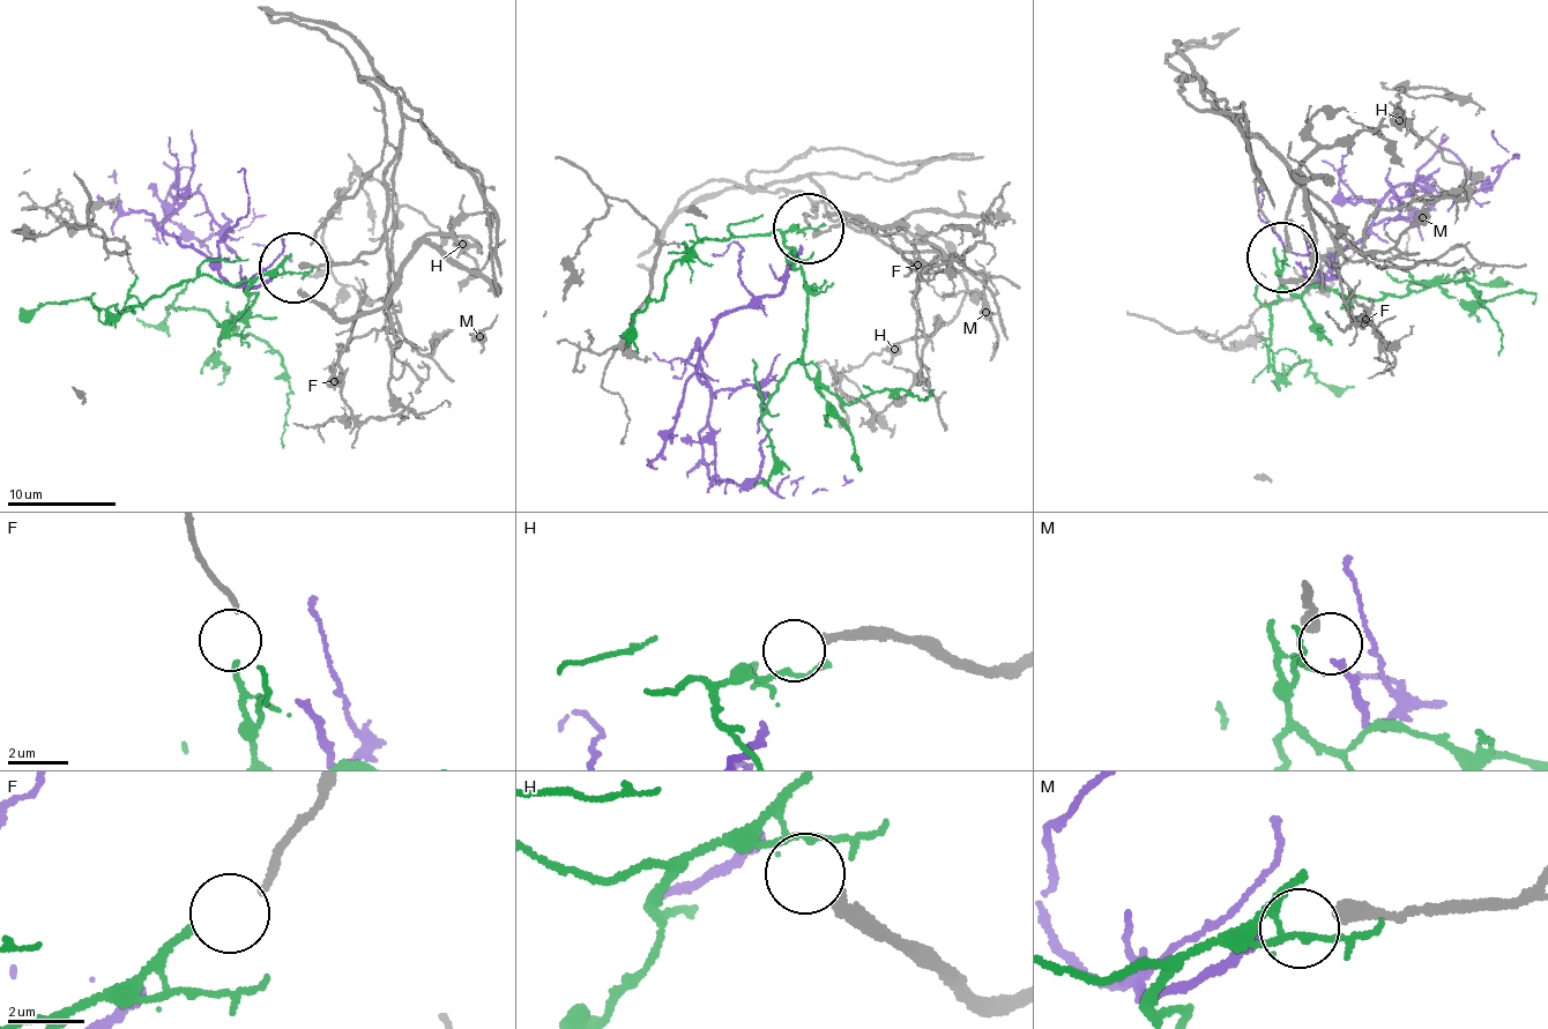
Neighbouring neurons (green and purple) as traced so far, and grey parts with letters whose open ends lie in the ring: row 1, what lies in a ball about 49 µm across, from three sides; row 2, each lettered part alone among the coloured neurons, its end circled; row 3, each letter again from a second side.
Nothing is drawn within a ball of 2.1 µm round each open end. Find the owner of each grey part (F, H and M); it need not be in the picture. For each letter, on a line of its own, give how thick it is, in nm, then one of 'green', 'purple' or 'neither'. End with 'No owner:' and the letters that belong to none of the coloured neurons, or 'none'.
F: 190 nm thick; green
H: 300 nm thick; neither
M: 460 nm thick; purple
No owner: H

